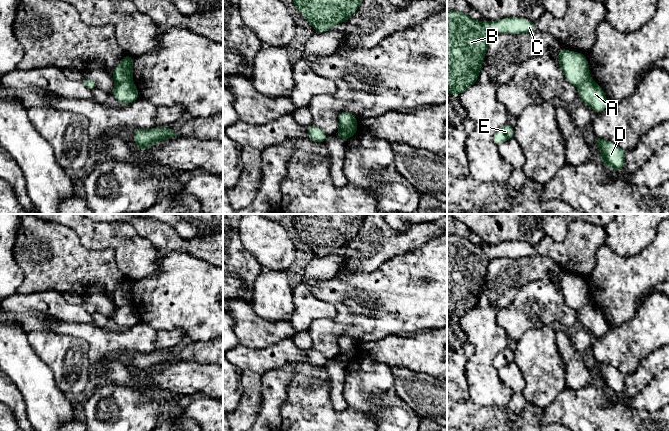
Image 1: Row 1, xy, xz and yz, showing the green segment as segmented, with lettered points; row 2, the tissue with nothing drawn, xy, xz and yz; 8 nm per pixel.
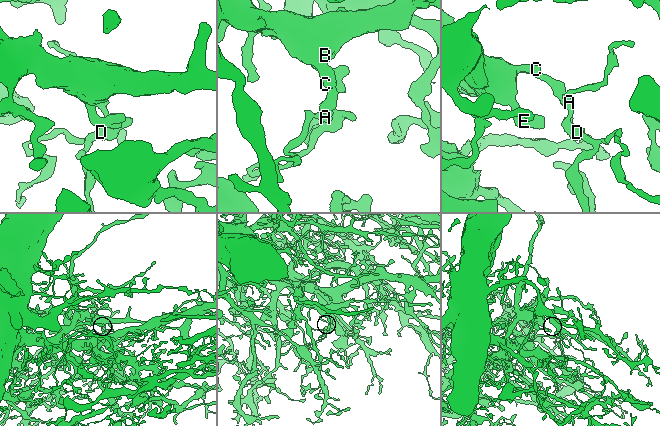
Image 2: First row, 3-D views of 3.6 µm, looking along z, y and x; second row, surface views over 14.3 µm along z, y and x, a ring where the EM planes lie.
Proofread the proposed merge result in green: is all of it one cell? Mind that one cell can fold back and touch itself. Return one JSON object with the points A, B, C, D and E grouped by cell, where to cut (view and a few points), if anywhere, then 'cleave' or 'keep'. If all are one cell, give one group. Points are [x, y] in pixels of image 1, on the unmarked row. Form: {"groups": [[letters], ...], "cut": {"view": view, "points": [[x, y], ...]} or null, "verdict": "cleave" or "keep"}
{"groups": [["A", "D"], ["B", "C", "E"]], "cut": {"view": "xy", "points": [[132, 305], [115, 307]]}, "verdict": "cleave"}

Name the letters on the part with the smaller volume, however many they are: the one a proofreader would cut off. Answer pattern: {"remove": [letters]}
{"remove": ["A", "D"]}

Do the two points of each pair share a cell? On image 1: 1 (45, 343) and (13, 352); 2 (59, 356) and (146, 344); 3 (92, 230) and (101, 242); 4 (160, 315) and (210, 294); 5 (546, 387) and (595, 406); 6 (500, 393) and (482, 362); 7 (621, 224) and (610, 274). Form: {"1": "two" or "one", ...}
{"1": "two", "2": "two", "3": "one", "4": "one", "5": "two", "6": "one", "7": "two"}

